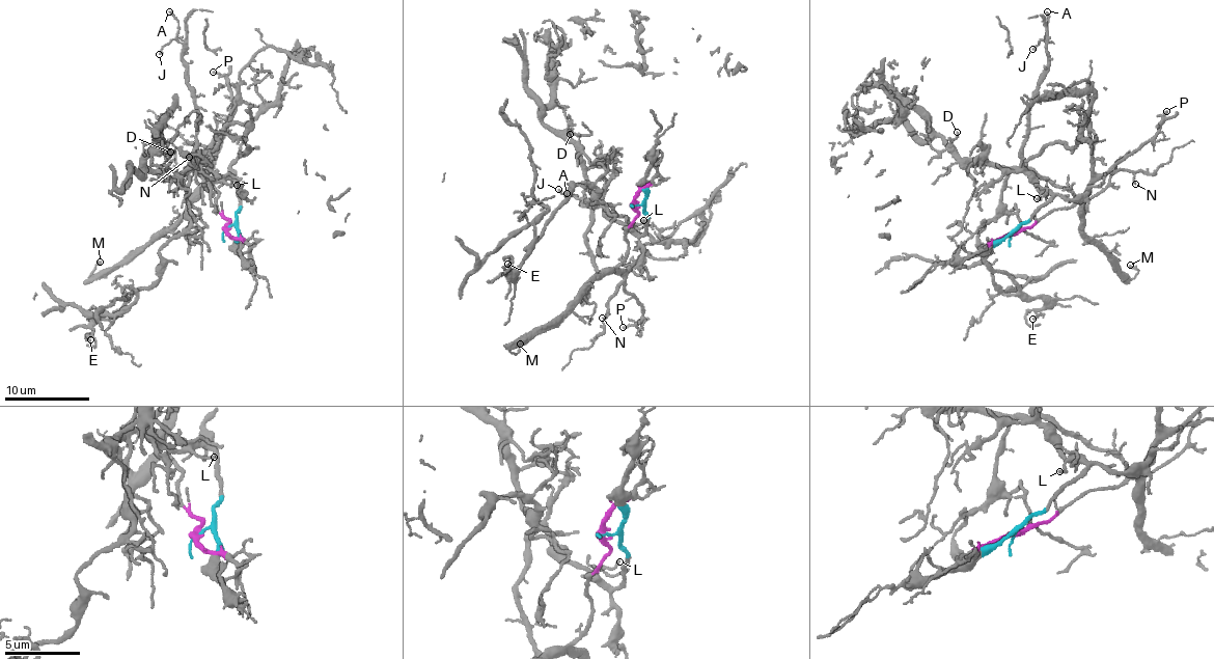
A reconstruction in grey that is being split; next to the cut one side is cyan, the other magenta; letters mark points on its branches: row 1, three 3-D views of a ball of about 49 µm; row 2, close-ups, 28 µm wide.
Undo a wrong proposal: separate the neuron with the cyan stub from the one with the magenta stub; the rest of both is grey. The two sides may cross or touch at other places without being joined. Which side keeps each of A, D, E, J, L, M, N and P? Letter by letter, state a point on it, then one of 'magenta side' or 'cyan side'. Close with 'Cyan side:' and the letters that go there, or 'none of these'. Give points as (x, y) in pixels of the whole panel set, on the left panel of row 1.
A: (169, 11) | magenta side
D: (170, 152) | cyan side
E: (90, 339) | cyan side
J: (159, 54) | magenta side
L: (237, 185) | cyan side
M: (100, 262) | magenta side
N: (189, 157) | magenta side
P: (213, 72) | magenta side
Cyan side: D, E, L

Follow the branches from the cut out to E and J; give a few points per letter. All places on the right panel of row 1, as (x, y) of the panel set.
E: (1011, 234), (1051, 197), (1015, 169), (1001, 209), (978, 234), (981, 258), (1043, 300), (1031, 318)
J: (1011, 234), (1058, 209), (1080, 208), (1023, 165), (1027, 109), (1048, 62), (1041, 38), (1031, 48)

